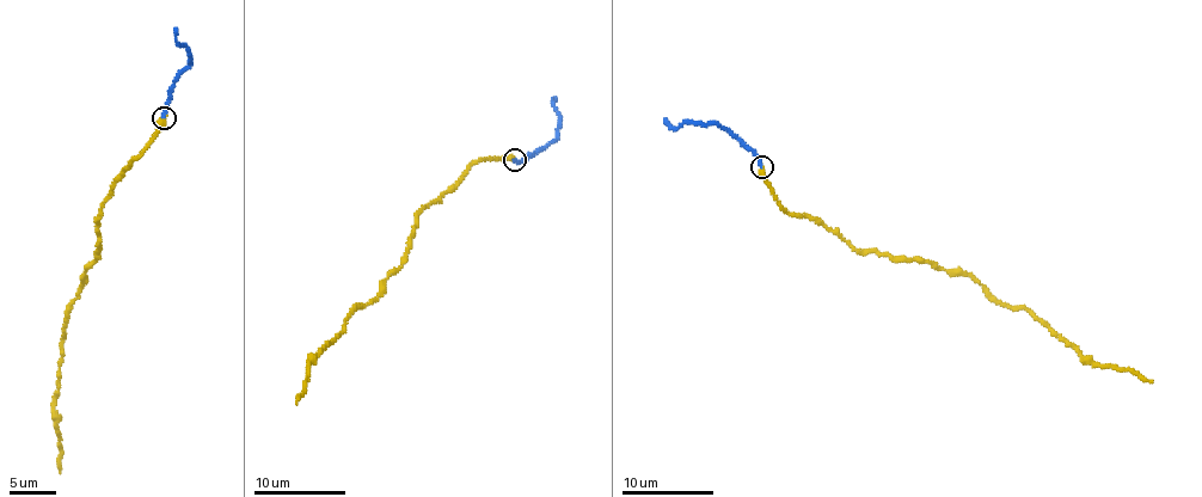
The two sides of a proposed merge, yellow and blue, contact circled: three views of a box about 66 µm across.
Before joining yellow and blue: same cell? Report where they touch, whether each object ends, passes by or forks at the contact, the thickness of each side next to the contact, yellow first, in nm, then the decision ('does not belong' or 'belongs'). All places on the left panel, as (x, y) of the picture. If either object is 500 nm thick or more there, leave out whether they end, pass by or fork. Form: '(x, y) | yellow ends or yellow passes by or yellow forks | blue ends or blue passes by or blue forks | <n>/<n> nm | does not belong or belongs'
(164, 118) | yellow ends | blue ends | 480/280 nm | belongs

